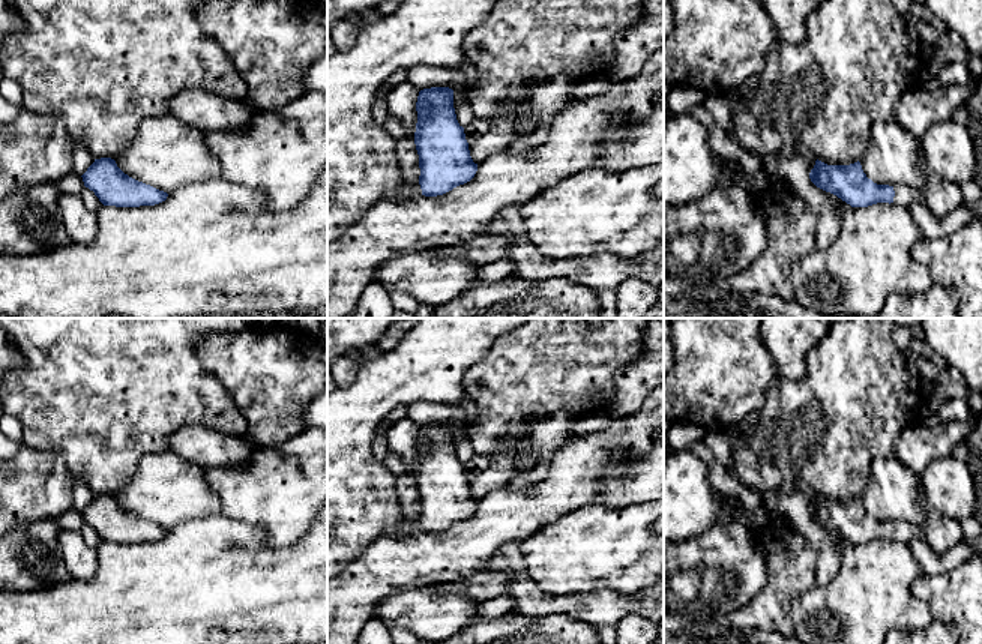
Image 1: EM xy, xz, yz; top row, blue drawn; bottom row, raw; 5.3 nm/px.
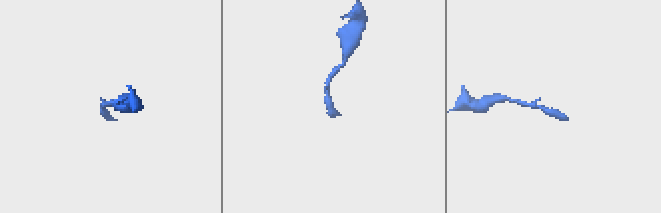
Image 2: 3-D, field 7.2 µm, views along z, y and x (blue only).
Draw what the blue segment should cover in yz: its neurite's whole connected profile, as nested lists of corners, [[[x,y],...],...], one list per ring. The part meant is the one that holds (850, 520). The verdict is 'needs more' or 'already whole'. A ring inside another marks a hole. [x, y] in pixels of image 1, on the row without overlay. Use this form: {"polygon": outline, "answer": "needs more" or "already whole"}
{"polygon": [[[817,495],[809,515],[817,524],[836,531],[851,543],[893,539],[908,545],[913,539],[925,539],[919,525],[874,519],[866,513],[859,497],[850,501],[827,501]]], "answer": "needs more"}

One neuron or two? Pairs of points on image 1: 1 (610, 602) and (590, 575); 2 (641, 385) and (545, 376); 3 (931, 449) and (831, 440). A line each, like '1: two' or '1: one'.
1: two
2: two
3: two

